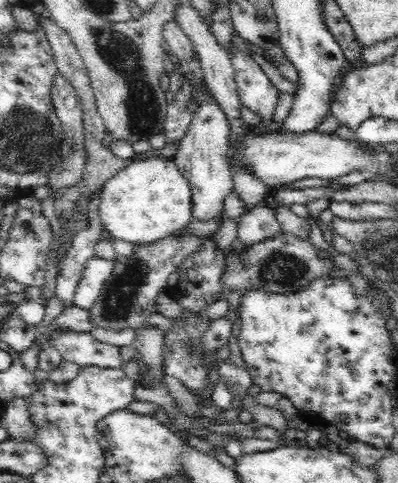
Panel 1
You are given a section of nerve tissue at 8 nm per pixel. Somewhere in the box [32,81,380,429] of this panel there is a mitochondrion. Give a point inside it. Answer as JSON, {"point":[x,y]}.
{"point":[115,307]}

